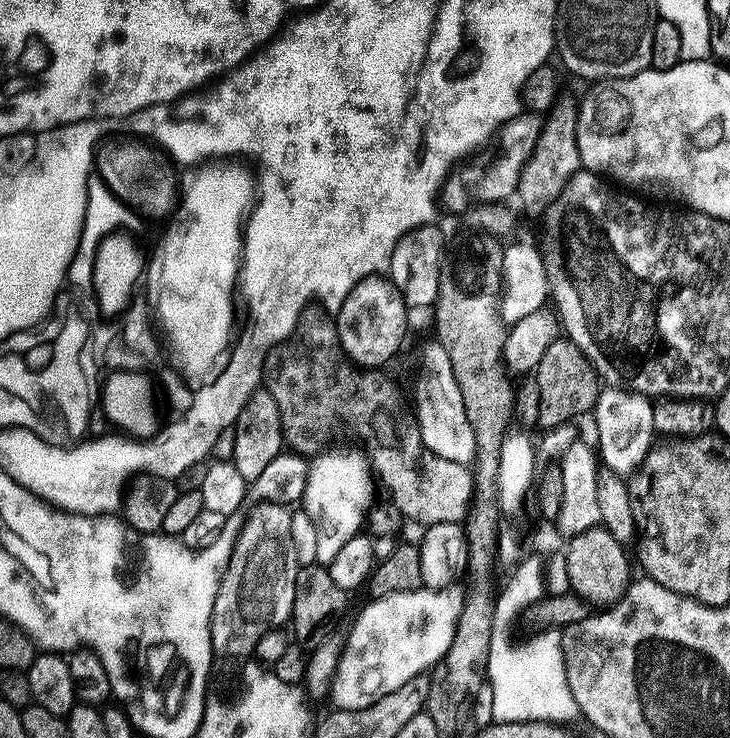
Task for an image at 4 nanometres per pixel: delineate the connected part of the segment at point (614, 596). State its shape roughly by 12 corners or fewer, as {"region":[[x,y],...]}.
{"region":[[602,526],[563,549],[568,586],[594,606],[628,590],[625,545]]}

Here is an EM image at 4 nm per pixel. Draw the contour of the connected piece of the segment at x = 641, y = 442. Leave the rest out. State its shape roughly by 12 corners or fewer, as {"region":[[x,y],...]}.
{"region":[[621,387],[596,399],[598,456],[623,478],[654,447],[653,403]]}

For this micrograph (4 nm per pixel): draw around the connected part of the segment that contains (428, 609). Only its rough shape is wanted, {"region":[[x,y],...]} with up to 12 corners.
{"region":[[460,586],[369,599],[337,689],[369,668],[384,692],[443,661]]}

